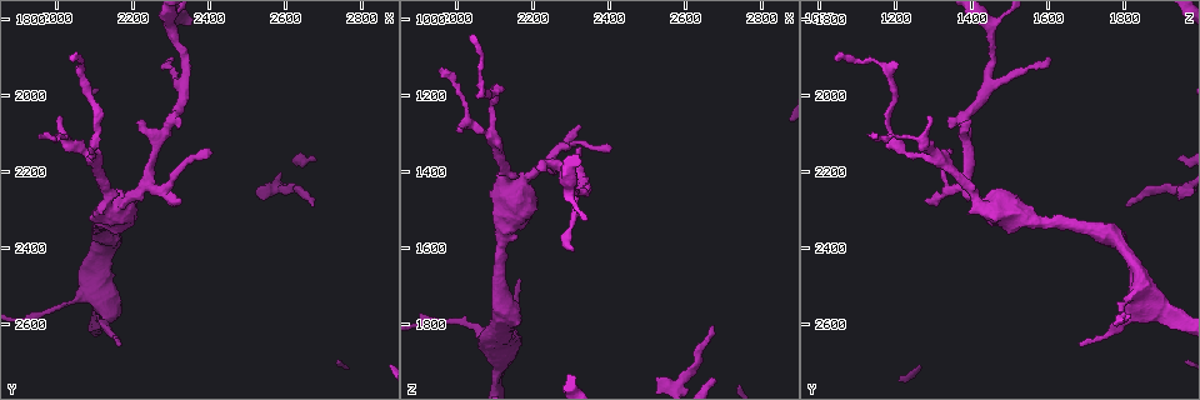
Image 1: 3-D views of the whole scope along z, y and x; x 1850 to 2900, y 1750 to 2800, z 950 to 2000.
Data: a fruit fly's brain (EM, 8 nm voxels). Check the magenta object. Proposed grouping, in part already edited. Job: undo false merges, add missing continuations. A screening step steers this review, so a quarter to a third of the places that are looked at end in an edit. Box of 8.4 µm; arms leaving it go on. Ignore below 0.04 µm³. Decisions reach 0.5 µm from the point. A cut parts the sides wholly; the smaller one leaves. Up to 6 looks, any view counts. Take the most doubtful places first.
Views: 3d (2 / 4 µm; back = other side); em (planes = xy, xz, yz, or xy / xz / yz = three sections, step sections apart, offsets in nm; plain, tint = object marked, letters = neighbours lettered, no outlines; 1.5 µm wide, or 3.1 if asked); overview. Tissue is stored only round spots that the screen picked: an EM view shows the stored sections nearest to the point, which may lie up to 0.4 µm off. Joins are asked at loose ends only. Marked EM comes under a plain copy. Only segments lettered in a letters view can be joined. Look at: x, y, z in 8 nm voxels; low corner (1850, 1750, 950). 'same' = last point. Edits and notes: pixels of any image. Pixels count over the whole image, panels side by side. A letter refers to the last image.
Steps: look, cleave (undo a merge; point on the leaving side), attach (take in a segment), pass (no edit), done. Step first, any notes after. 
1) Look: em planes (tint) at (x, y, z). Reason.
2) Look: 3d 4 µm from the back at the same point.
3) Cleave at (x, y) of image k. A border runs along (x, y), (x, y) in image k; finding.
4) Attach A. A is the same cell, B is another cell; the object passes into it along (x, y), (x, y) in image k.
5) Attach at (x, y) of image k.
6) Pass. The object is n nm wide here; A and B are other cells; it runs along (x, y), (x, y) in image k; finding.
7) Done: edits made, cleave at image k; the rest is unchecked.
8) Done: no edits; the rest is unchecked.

Look: 3d 2 µm at (2220, 2070, 1405). Branch stops here.

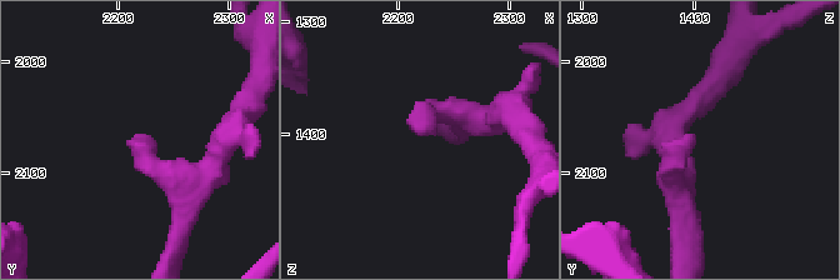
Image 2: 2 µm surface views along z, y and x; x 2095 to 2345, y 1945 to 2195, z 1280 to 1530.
Look: em xy step 8 (tint) at (2220, 2066, 1396).

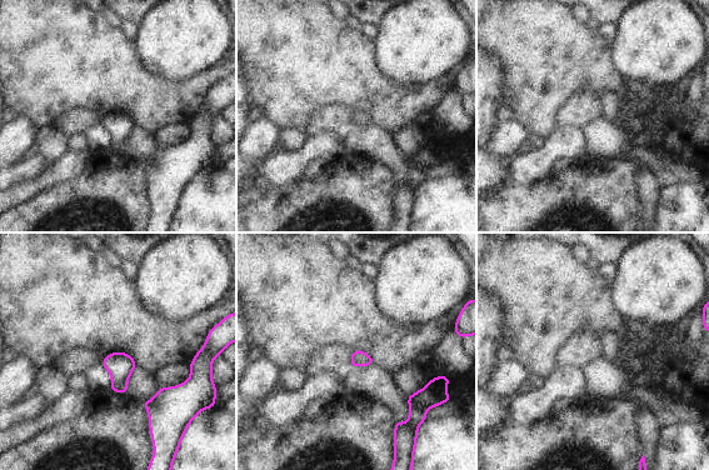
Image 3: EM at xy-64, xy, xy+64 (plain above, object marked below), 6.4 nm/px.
Look: em planes (letters) at the same point.

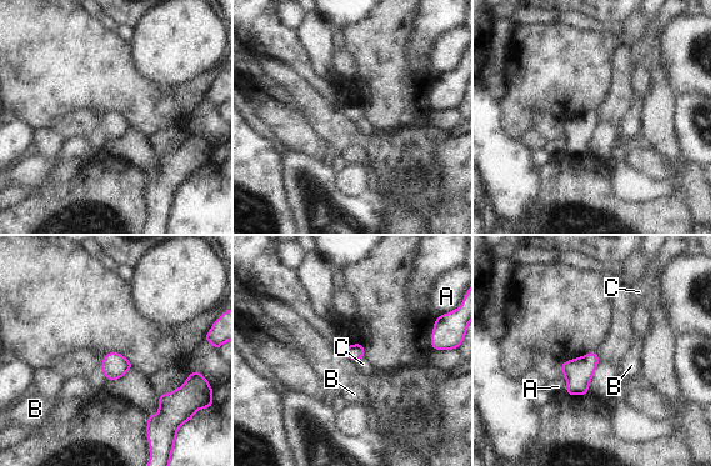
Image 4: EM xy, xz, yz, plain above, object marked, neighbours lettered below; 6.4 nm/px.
Attach C. The longest contact is with A, 130 nm; C is the same cell, A and B are other cells; the neuron continues.

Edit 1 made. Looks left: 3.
Look: overview. Redraw.

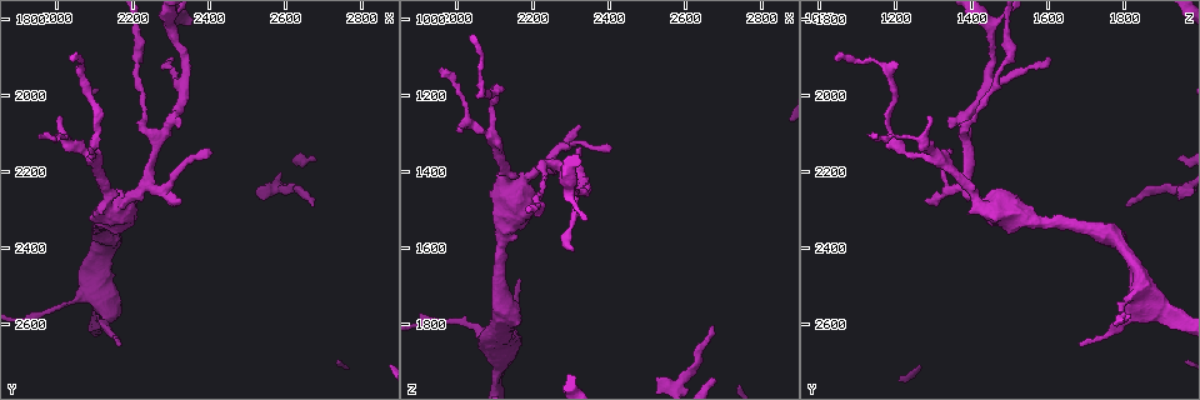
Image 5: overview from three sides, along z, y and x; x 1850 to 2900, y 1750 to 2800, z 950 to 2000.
Look: 3d 4 µm at (2145, 2300, 1440). Thick turns thin.

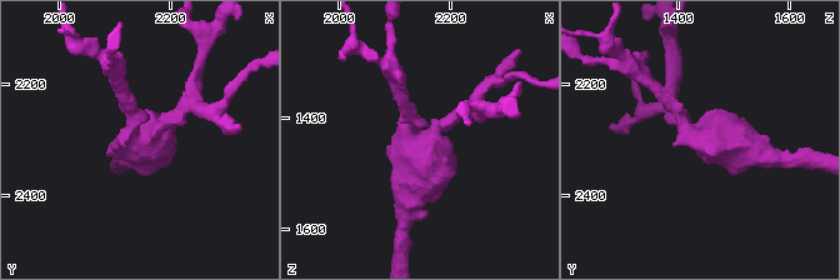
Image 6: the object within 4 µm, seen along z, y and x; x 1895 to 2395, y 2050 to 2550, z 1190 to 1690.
Look: em planes (letters) at (2140, 2295, 1435). Shape alone is not enough.

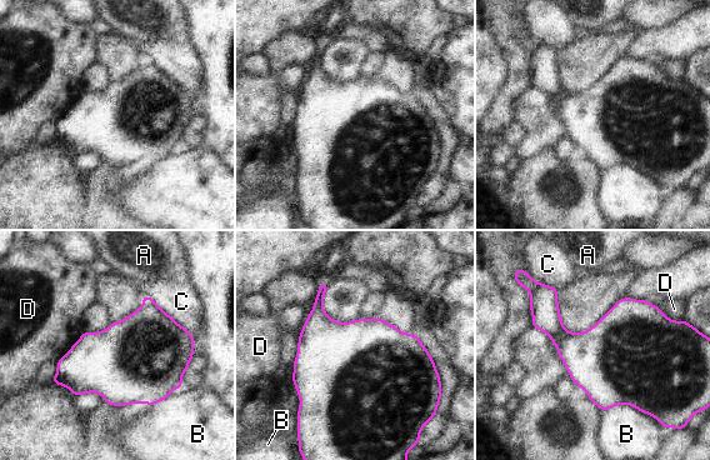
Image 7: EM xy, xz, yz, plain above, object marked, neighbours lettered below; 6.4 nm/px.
Pass. The object is 380 nm wide here; A, B, C and D are other cells; a border runs along (84, 330), (73, 346), (55, 361) in image 7; one neuron here.

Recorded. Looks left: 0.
Done: edits made, attach at image 4; the rest is unchecked.

